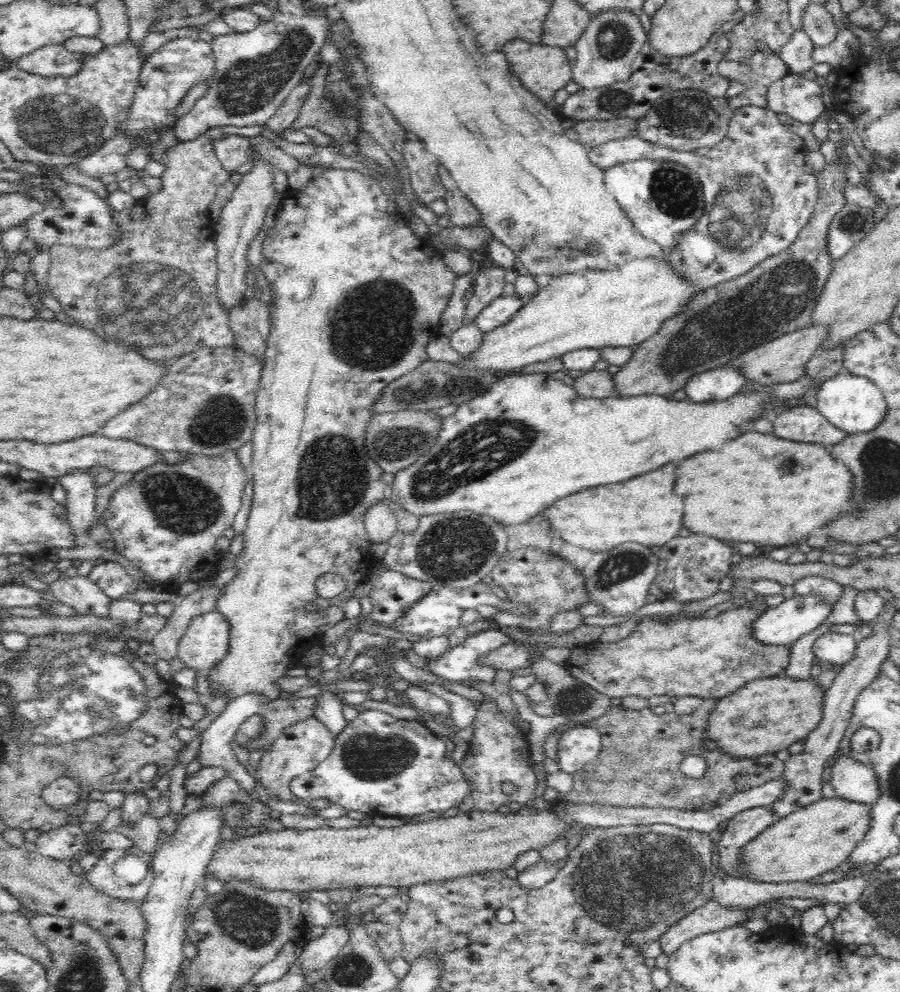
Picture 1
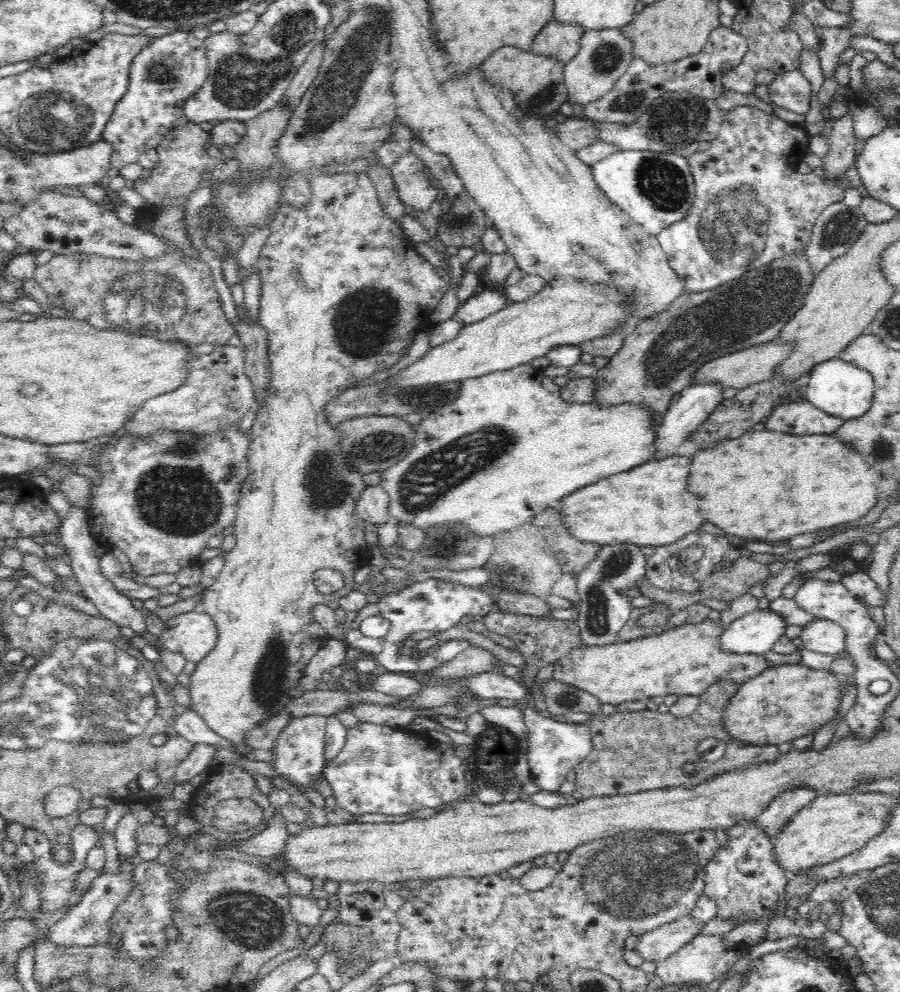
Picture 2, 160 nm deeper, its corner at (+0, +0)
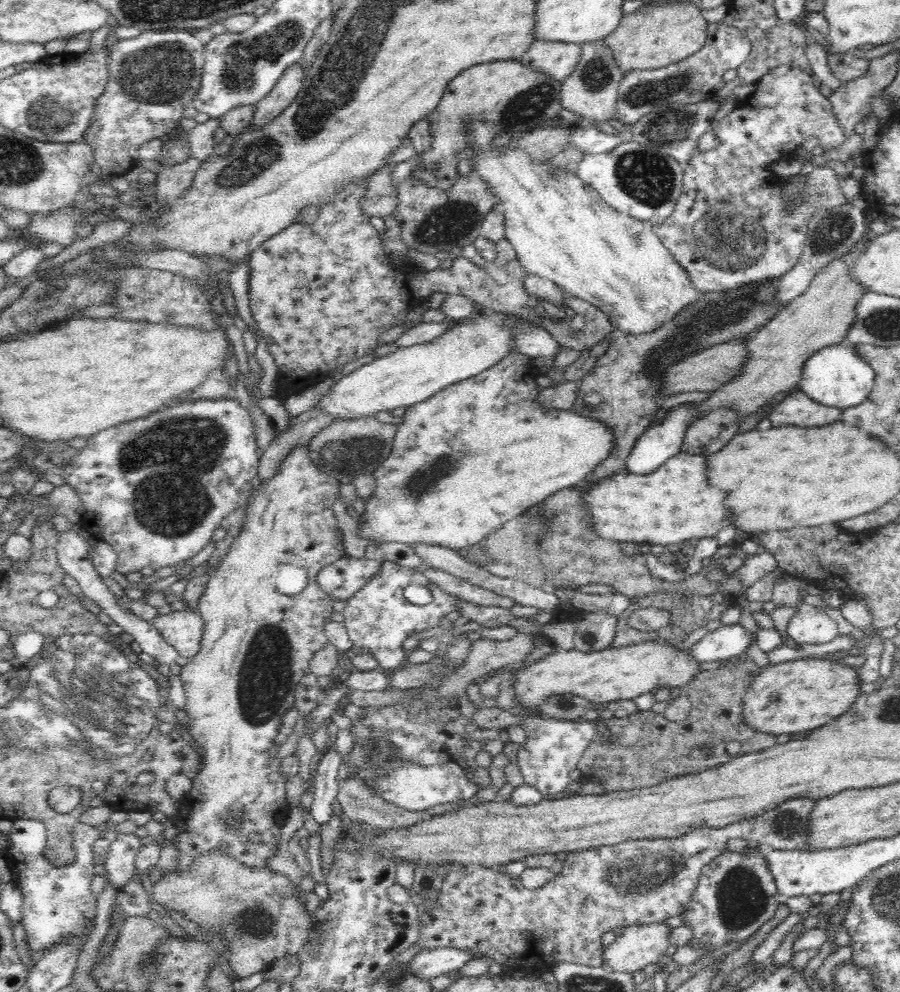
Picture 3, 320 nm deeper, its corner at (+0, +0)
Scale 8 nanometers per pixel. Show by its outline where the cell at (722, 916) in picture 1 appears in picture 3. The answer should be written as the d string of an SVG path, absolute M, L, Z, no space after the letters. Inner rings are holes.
M665 922L625 927L622 934L618 935L610 946L603 948L605 966L616 972L633 973L649 964L656 964L658 960L666 955L667 948L671 946L668 934L672 928Z

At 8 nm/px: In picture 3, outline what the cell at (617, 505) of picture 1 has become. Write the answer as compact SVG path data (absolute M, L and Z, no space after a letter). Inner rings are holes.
M680 452L666 460L652 474L618 471L581 490L582 501L592 515L594 533L619 543L671 545L692 538L716 536L722 528L734 526L732 512L724 506L726 492L710 488L706 456Z

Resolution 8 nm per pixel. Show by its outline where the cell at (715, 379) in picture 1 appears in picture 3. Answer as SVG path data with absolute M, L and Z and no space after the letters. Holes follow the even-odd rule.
M696 403L678 405L669 410L662 424L649 426L633 446L633 449L631 450L632 452L628 456L628 460L626 460L626 471L630 474L652 474L652 472L654 472L659 466L662 466L666 460L679 454L688 427L694 421L698 420L698 407L699 405L696 405Z

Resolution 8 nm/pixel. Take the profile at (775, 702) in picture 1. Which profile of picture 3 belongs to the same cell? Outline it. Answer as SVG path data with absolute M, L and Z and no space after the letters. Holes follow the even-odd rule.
M807 657L780 664L770 663L744 696L744 722L753 730L776 736L810 732L851 710L862 696L860 686L856 668L842 662Z

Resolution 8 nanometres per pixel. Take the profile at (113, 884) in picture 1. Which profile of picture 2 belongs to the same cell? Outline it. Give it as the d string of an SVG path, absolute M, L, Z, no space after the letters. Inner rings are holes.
M128 858L121 860L120 872L118 874L108 874L104 870L91 882L89 889L83 894L81 901L72 907L62 919L50 924L48 941L56 946L73 948L88 947L106 943L109 940L110 928L108 920L116 910L118 903L121 903L135 885L132 876L133 868L140 861L138 858Z

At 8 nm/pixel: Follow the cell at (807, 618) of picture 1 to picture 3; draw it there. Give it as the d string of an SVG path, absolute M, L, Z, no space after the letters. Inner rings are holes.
M739 623L723 625L698 640L689 649L689 655L696 663L726 661L732 657L740 657L746 648L756 640L756 635L745 631Z

